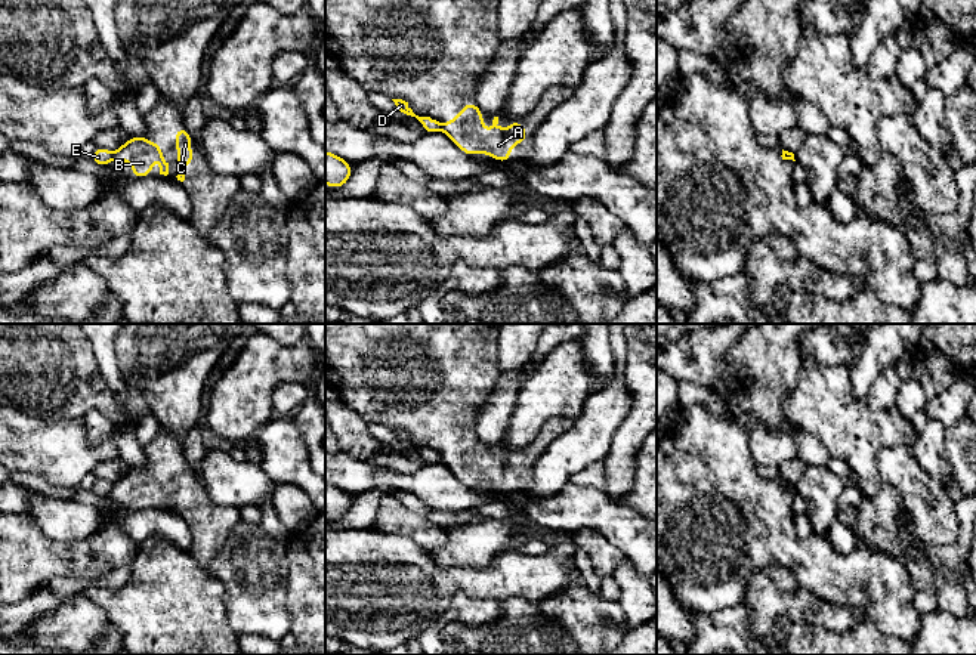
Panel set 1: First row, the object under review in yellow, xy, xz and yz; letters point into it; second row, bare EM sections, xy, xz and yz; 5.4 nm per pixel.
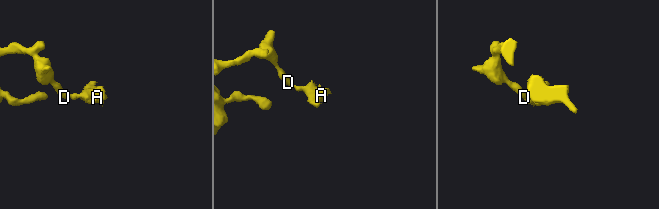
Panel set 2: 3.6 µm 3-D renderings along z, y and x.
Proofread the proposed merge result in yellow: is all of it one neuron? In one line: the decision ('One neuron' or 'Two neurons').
Two neurons

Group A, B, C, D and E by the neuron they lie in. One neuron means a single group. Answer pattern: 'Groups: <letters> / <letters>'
Groups: A B C / D E

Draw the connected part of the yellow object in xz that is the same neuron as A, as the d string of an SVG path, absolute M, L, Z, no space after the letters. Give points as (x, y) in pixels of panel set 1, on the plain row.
M470 433L453 452L444 452L444 463L464 485L489 485L497 492L510 492L510 481L529 467L521 452L510 454L509 460L497 455L498 448L494 448L492 458L485 464L482 442Z

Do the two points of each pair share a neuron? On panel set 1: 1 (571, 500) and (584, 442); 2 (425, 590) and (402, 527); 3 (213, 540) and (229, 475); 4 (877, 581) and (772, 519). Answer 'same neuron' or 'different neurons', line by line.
1: different neurons
2: different neurons
3: different neurons
4: same neuron

